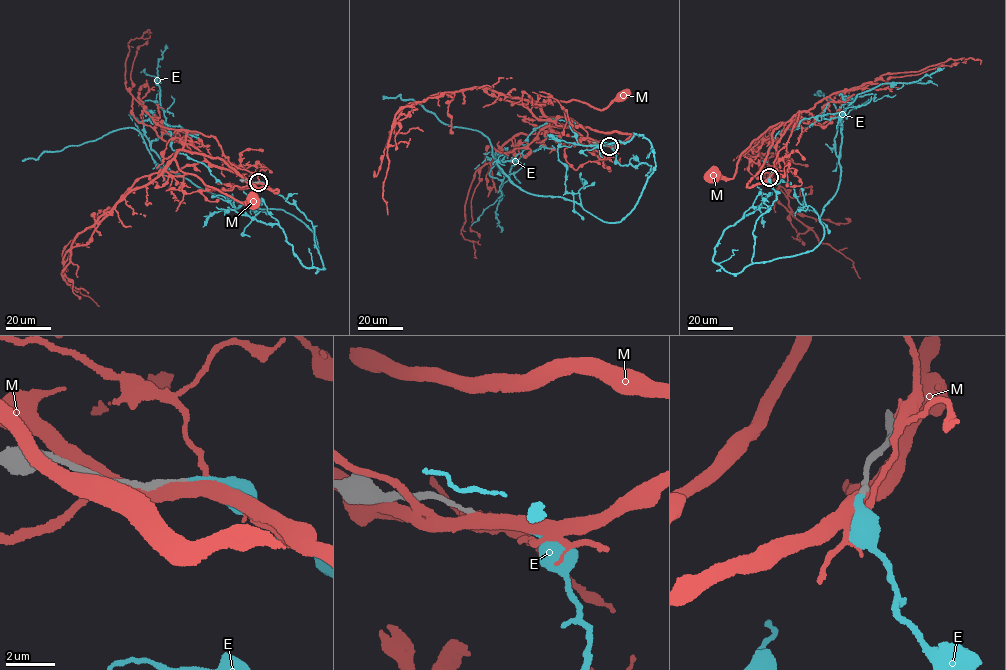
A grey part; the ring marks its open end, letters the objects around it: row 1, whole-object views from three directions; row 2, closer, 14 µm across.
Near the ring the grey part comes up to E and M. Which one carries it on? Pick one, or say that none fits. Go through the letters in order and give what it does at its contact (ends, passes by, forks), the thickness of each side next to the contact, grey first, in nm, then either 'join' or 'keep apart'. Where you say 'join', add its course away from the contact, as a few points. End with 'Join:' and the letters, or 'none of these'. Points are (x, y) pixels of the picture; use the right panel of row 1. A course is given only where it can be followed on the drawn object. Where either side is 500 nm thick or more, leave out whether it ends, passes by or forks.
E: it ends | 200/220 nm | join | via (769, 177), (776, 198), (753, 230), (756, 263), (808, 252), (824, 234), (841, 168), (838, 116), (822, 93)
M: 320/500 nm | keep apart
Join: E

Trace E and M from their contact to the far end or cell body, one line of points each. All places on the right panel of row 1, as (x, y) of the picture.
E: (769, 177), (776, 198), (753, 230), (756, 263), (808, 252), (824, 234), (841, 168), (838, 116), (822, 93)
M: (769, 177), (777, 162), (778, 140), (790, 122), (788, 121), (771, 126), (742, 152), (731, 178), (713, 176)

